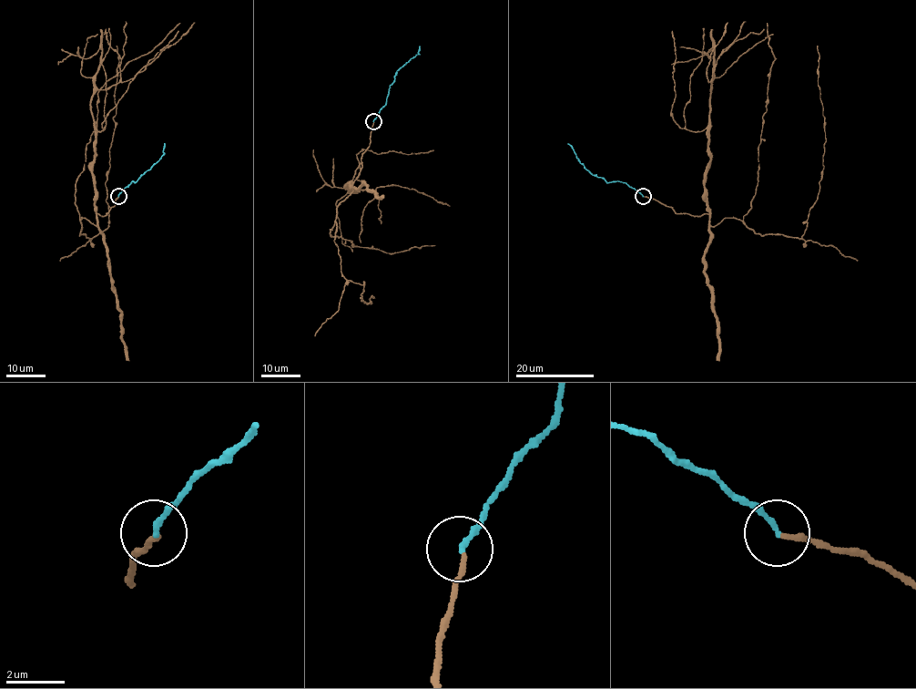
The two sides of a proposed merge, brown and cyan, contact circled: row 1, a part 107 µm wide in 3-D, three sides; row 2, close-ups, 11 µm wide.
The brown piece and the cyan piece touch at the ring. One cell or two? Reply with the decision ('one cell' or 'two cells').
one cell

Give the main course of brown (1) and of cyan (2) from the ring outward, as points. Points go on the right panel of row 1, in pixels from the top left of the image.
1: (644, 196), (676, 213), (707, 213), (713, 226), (738, 219), (762, 235), (800, 238), (824, 168), (818, 46)
2: (643, 196), (624, 182), (608, 182), (595, 176), (580, 162), (568, 143)

